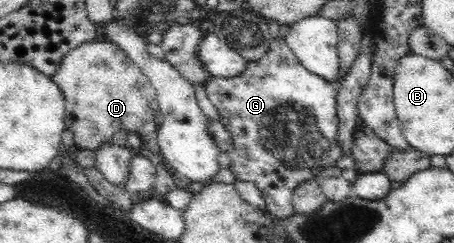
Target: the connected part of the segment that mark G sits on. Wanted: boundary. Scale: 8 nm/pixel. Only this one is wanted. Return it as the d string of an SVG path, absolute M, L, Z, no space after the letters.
M284 38L270 44L267 53L259 61L250 62L244 72L231 78L213 78L205 85L205 93L216 108L217 120L230 135L230 172L238 181L253 183L264 199L265 210L284 219L293 213L294 190L302 183L319 181L326 177L329 167L336 167L343 157L342 144L338 142L340 120L337 114L336 83L310 73L288 48Z

